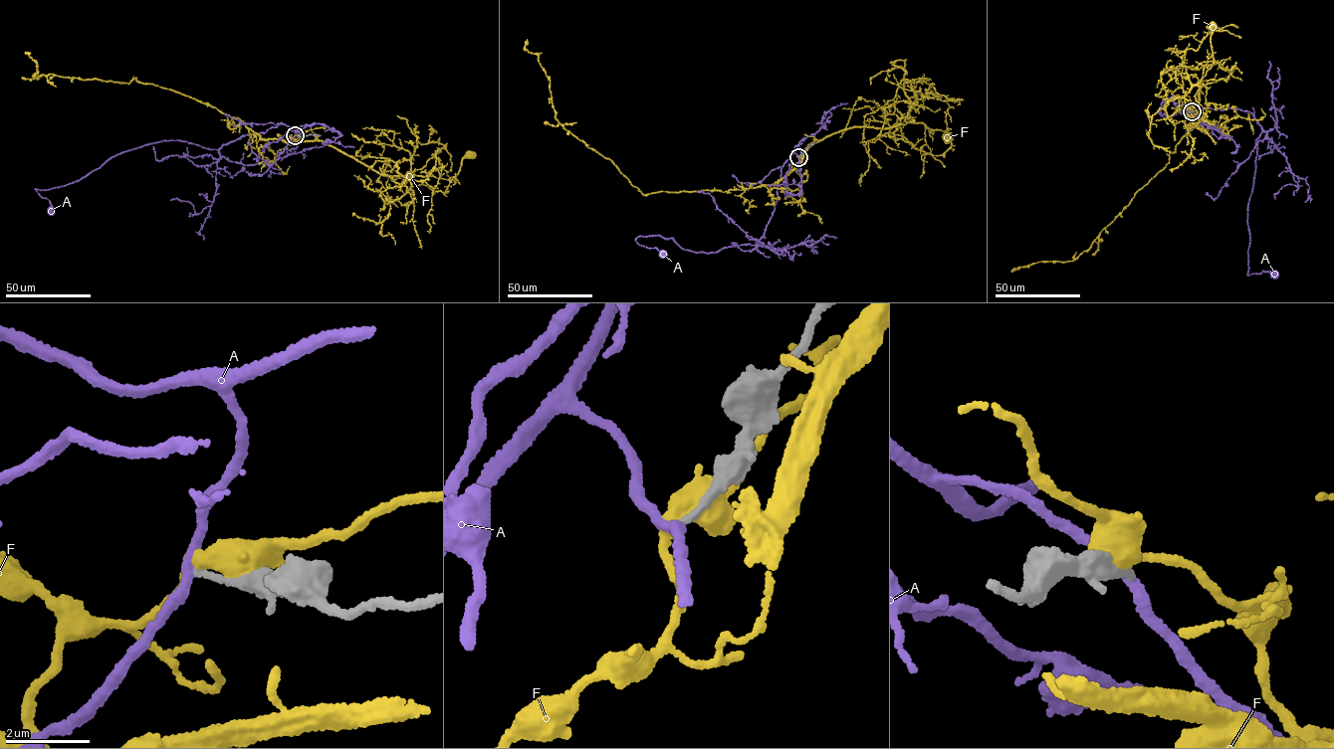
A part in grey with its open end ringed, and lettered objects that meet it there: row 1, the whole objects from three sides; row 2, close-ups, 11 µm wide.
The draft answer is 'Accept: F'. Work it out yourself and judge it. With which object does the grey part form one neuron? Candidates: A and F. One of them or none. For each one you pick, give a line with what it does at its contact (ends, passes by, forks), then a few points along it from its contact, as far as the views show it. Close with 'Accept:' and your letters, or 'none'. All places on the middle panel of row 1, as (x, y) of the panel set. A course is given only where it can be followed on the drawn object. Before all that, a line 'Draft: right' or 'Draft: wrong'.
Draft: wrong
Accept: none

